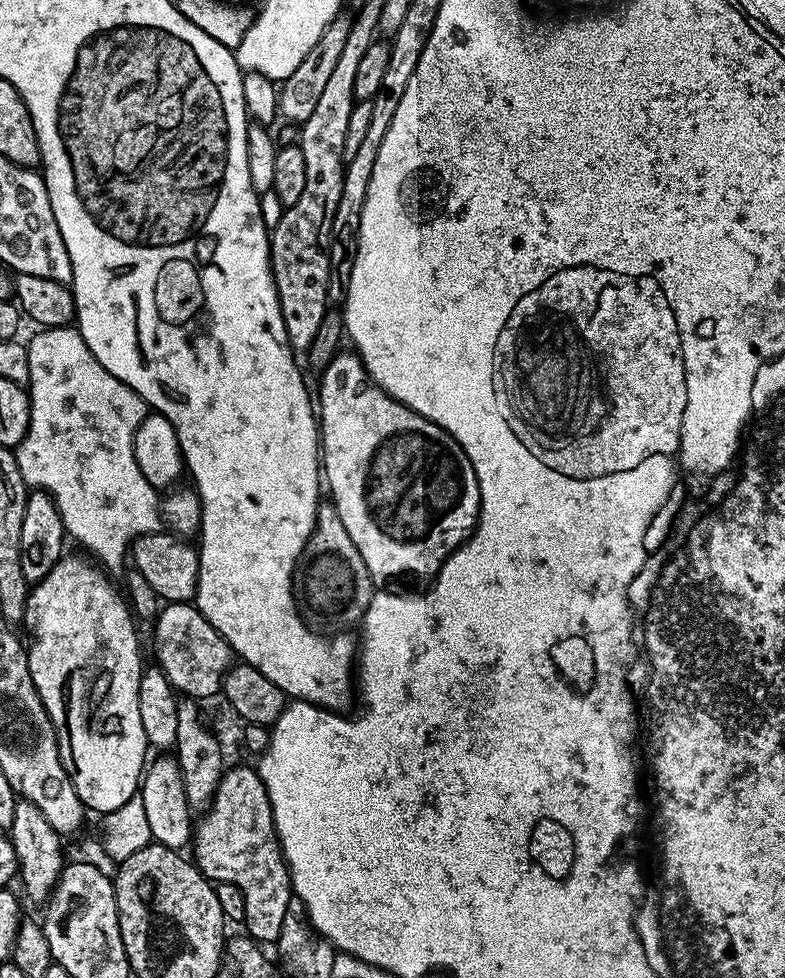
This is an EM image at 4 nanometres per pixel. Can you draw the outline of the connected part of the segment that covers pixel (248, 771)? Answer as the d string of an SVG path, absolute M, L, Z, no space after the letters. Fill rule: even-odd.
M255 767L252 768L232 768L221 775L220 784L216 788L216 792L212 795L212 802L206 814L199 817L198 823L194 828L194 848L196 844L196 856L194 855L194 863L209 880L216 884L233 884L238 886L238 890L242 890L244 901L246 902L246 910L244 911L243 927L246 926L247 935L261 945L275 945L279 938L279 932L282 930L283 922L289 917L290 906L288 903L293 903L294 893L292 890L292 875L288 873L288 863L284 860L284 852L280 848L280 842L276 839L276 827L274 826L274 818L272 817L272 807L270 806L270 798L266 794L266 786L262 782L259 771Z

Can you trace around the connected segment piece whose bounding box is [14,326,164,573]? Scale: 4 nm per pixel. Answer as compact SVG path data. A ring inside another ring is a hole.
M75 327L45 328L37 331L37 333L37 336L32 341L28 340L26 344L29 354L29 380L26 387L28 389L28 401L32 405L30 406L30 426L26 438L22 438L22 442L16 445L14 449L18 470L29 489L47 492L51 496L52 501L56 503L62 514L65 533L71 539L73 536L82 547L89 548L93 552L91 555L109 573L120 572L124 568L124 563L126 565L129 563L130 549L134 541L140 536L149 536L152 532L159 532L164 528L164 516L160 512L161 493L153 488L151 482L144 477L144 471L136 461L136 431L145 416L149 415L150 409L140 395L134 390L130 390L130 386L126 386L118 378L114 378L114 374L110 374L110 370L106 370L102 366L102 362L98 362L98 358L94 358L94 354L90 354L86 342Z

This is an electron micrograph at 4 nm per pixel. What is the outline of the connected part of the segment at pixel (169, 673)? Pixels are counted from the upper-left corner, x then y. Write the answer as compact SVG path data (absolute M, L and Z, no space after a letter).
M165 603L163 607L156 620L155 663L177 693L188 698L212 696L215 692L217 695L222 688L221 677L234 663L232 647L214 626L210 626L210 622L206 622L195 603Z

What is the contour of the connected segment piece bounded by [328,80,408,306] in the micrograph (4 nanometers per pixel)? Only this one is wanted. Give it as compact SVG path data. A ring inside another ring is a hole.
M402 80L402 90L388 96L388 88L380 88L371 100L373 113L370 126L363 136L363 143L355 152L354 158L346 161L344 181L342 182L342 198L338 198L338 210L334 210L334 226L330 238L330 282L328 283L328 302L332 306L344 303L346 289L350 282L350 274L354 274L354 258L358 258L358 242L360 241L360 223L362 222L362 206L366 206L366 194L370 190L370 178L374 174L374 162L378 162L378 150L382 150L382 138L386 138L386 130L390 130L390 122L394 122L394 110L398 110L398 102L402 102L402 94L406 94L408 83Z

